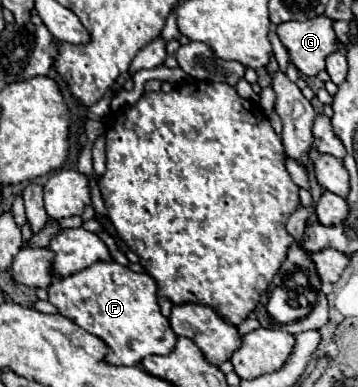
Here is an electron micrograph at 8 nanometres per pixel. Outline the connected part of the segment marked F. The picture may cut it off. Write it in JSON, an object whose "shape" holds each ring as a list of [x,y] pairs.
{"shape":[[[96,262],[72,276],[60,278],[48,288],[48,294],[62,316],[100,336],[110,346],[106,362],[114,366],[134,366],[146,356],[170,354],[176,346],[178,336],[160,312],[158,284],[150,274],[132,272],[118,262]]]}

